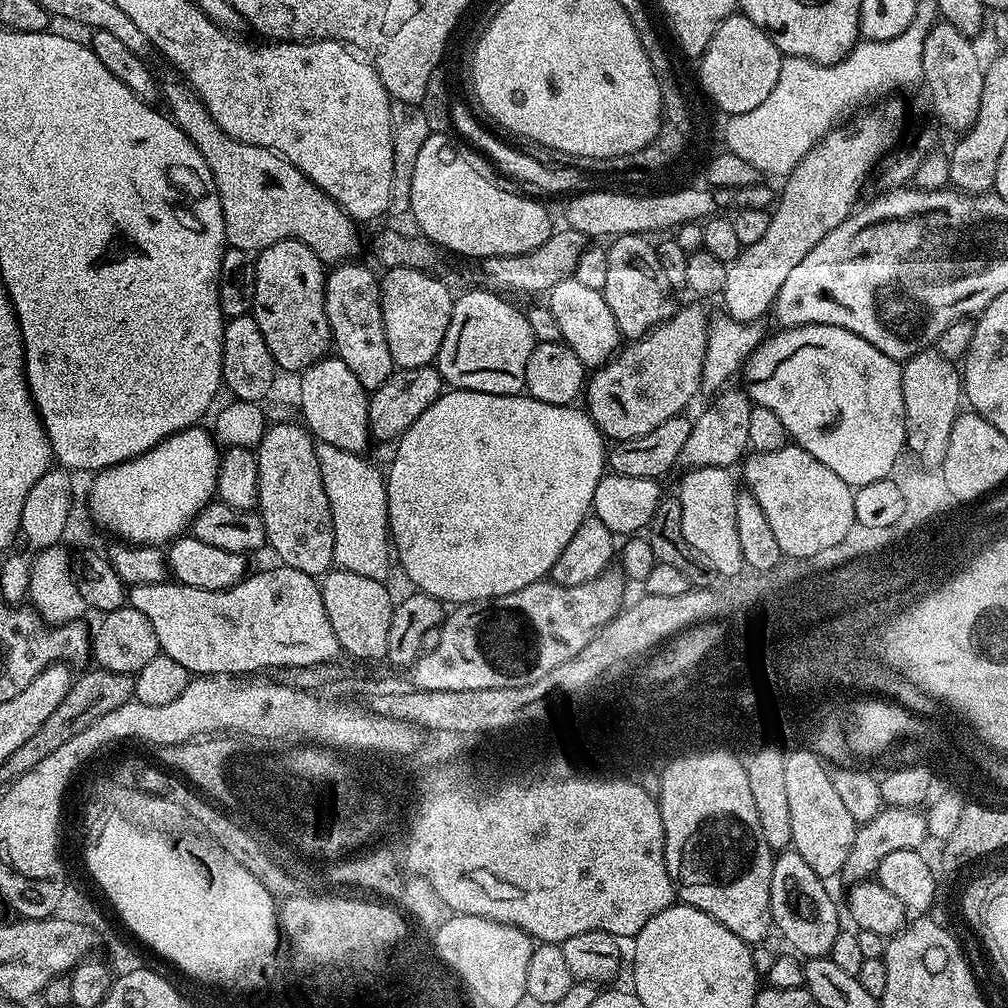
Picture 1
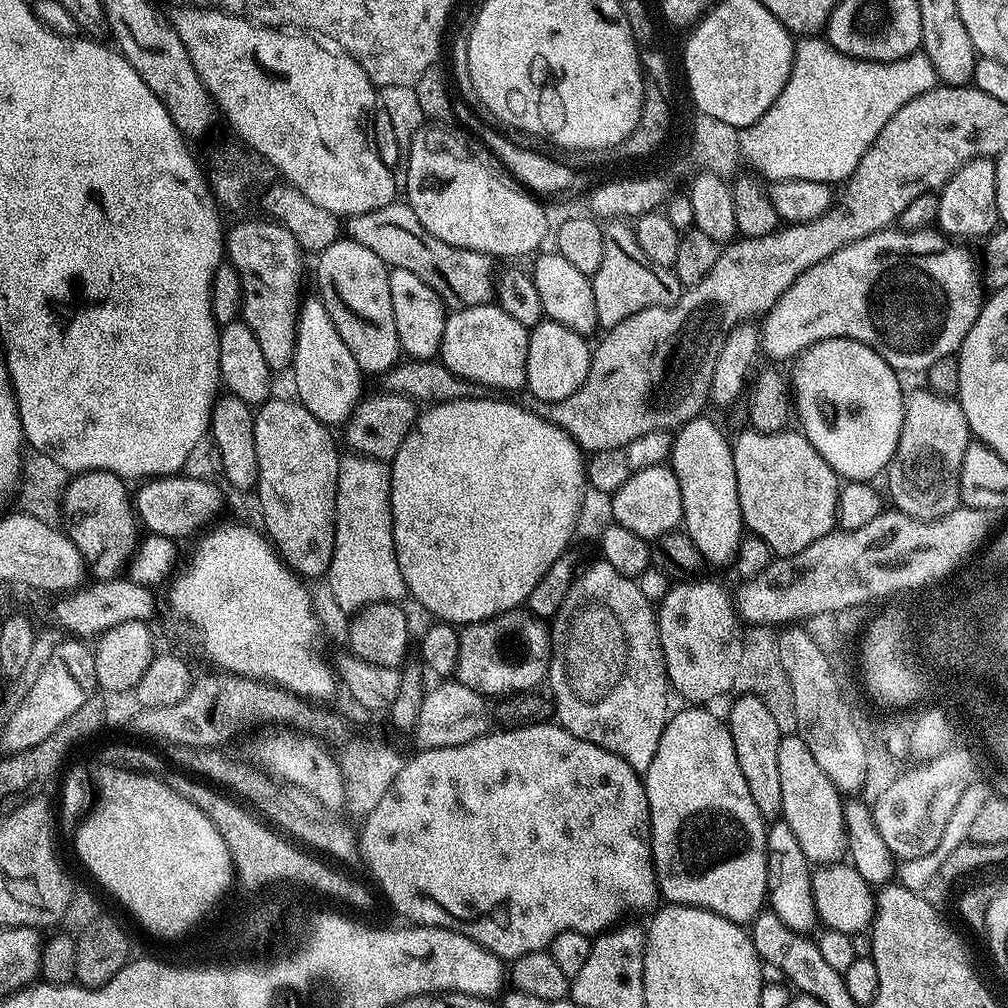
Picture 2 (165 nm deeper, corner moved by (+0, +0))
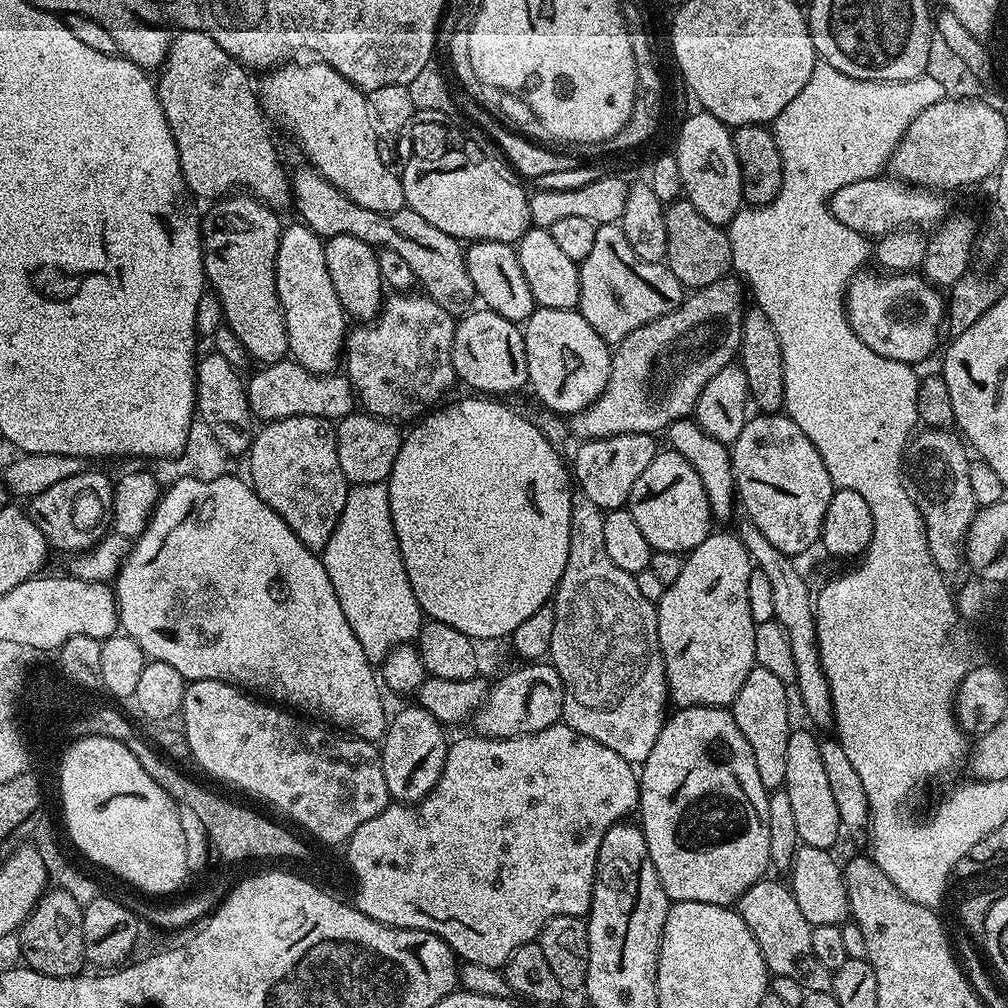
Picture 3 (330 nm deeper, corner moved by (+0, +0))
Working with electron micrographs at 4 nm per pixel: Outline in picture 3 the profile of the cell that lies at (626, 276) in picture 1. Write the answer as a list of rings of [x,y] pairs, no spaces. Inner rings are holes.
[[[619,223],[598,224],[594,234],[594,246],[584,260],[579,261],[580,270],[580,302],[578,311],[594,330],[598,330],[600,337],[610,346],[615,346],[625,340],[634,330],[670,314],[684,301],[686,289],[680,285],[678,278],[668,269],[667,263],[655,264],[642,262],[634,250],[630,250],[630,242],[626,242],[626,234]]]

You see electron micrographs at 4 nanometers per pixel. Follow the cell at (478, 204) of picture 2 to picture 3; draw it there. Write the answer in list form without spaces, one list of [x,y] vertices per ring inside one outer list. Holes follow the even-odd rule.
[[[436,118],[420,119],[411,125],[412,157],[402,171],[405,205],[422,214],[430,226],[438,226],[442,234],[453,236],[458,241],[489,240],[515,245],[526,235],[532,224],[529,193],[524,193],[523,186],[515,184],[510,177],[503,176],[499,166],[494,161],[487,160],[483,150],[474,141],[467,140],[458,129],[447,128],[446,125],[439,124],[444,122]]]

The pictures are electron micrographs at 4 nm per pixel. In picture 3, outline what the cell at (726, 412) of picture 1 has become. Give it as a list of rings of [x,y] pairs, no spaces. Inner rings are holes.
[[[861,270],[853,276],[852,281],[848,284],[848,295],[844,298],[844,310],[854,334],[858,334],[858,338],[862,338],[862,342],[866,342],[866,346],[870,346],[870,350],[874,350],[874,354],[882,354],[882,358],[890,358],[894,362],[906,362],[913,366],[920,366],[920,363],[935,350],[936,343],[940,340],[940,332],[942,336],[942,329],[946,324],[946,300],[941,289],[934,284],[929,284],[923,275],[916,272],[888,272],[887,274],[881,274],[879,271],[876,271],[877,273],[868,271]]]

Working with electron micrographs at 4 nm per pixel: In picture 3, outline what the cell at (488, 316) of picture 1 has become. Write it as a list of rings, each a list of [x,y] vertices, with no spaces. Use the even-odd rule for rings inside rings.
[[[469,311],[456,325],[452,361],[457,381],[461,385],[469,384],[476,394],[516,392],[525,387],[528,384],[528,367],[523,331],[497,312],[476,311]]]

